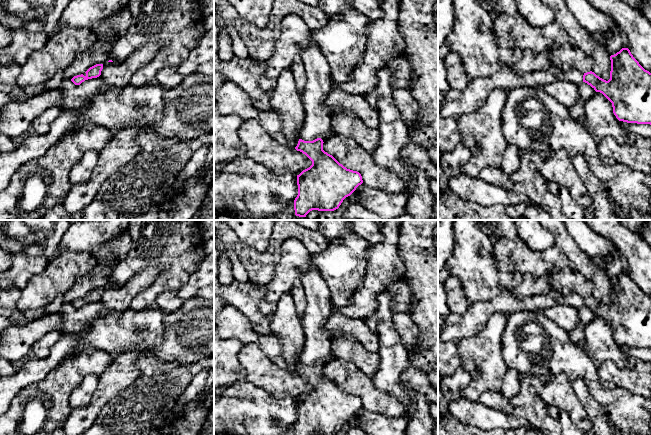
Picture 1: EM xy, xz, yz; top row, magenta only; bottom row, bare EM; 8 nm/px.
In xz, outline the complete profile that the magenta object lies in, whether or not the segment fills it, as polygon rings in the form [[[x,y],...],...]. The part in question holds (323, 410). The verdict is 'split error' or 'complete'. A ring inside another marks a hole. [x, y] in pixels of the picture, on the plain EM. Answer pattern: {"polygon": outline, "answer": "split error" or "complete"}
{"polygon": [[[312,263],[301,282],[307,300],[306,310],[301,319],[305,334],[305,347],[295,373],[305,378],[312,385],[312,389],[297,399],[298,419],[294,424],[294,434],[334,435],[363,407],[363,404],[359,396],[347,393],[323,374],[324,366],[321,362],[332,355],[332,336],[324,328],[327,319],[332,314],[331,295],[327,283]]], "answer": "split error"}

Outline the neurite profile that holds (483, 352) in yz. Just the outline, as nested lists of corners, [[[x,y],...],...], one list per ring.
[[[493,313],[485,328],[476,335],[457,343],[461,367],[473,374],[469,385],[461,390],[462,398],[478,402],[485,391],[501,391],[508,367],[502,354],[502,333],[505,330],[508,313]]]

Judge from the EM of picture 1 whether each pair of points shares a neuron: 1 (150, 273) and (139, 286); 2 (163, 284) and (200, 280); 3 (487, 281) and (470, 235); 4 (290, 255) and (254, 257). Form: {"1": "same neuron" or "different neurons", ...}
{"1": "same neuron", "2": "different neurons", "3": "same neuron", "4": "different neurons"}

